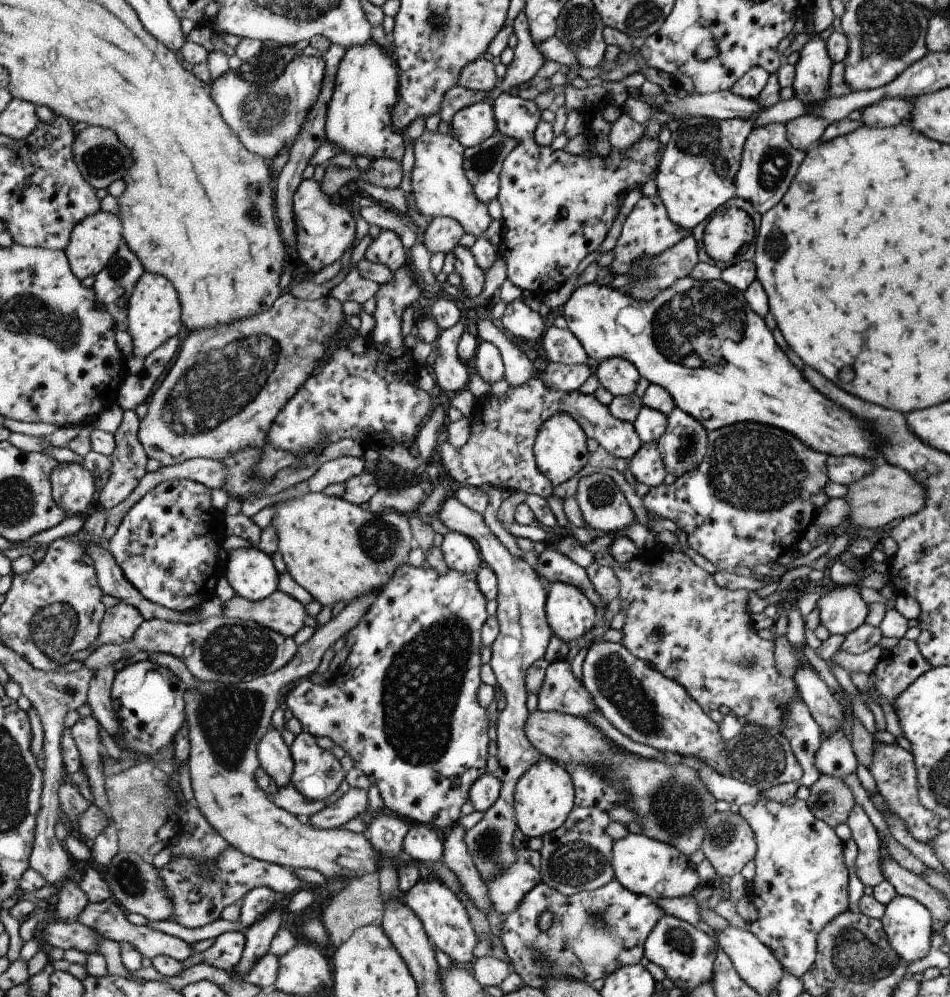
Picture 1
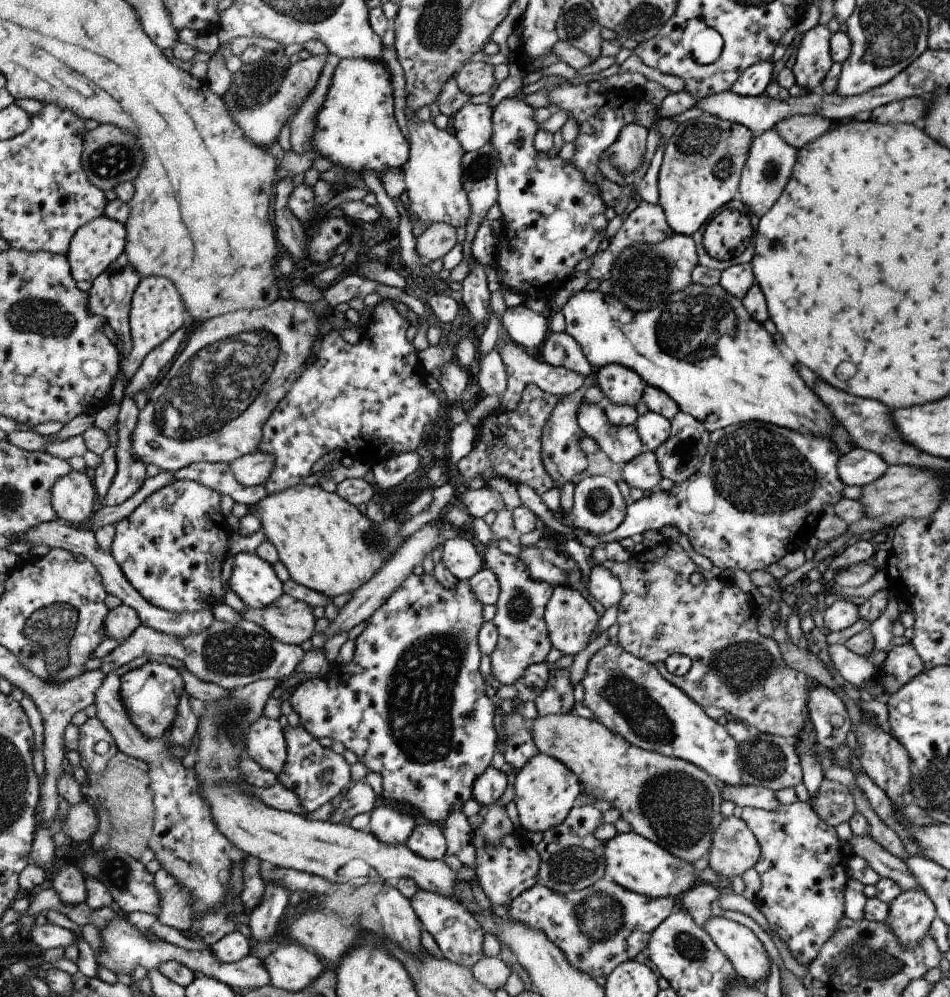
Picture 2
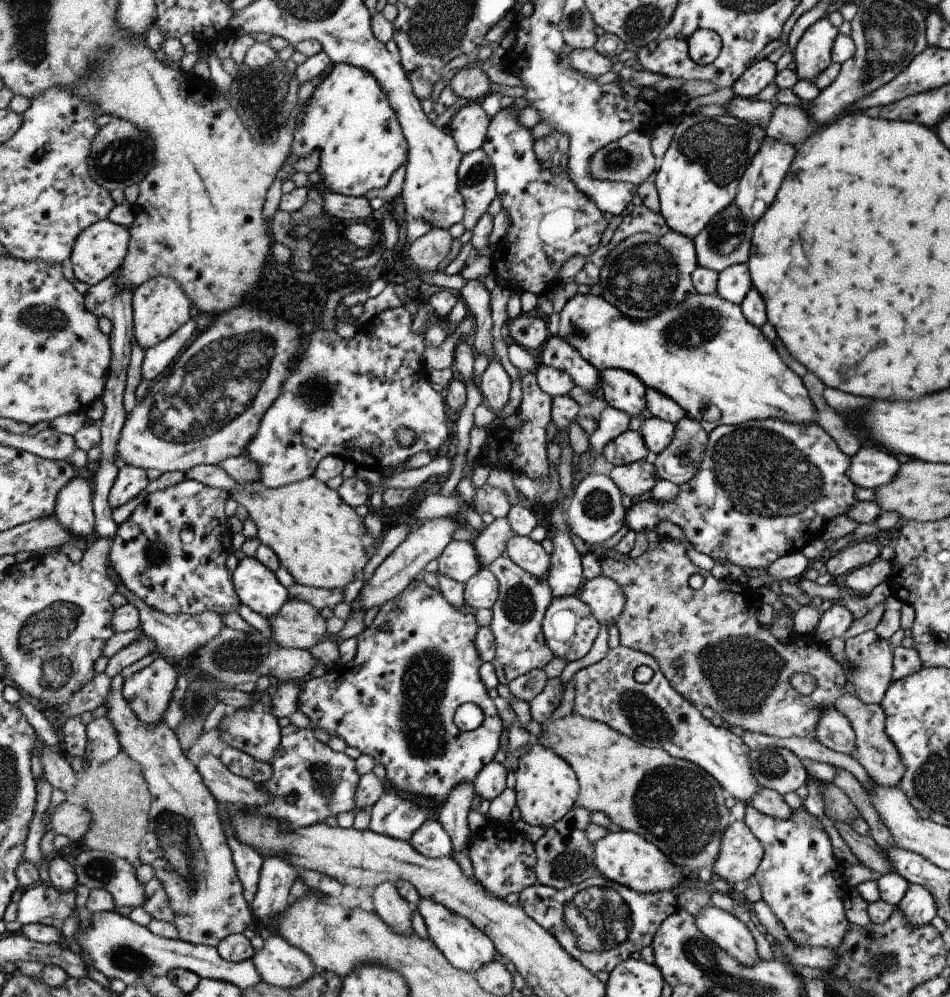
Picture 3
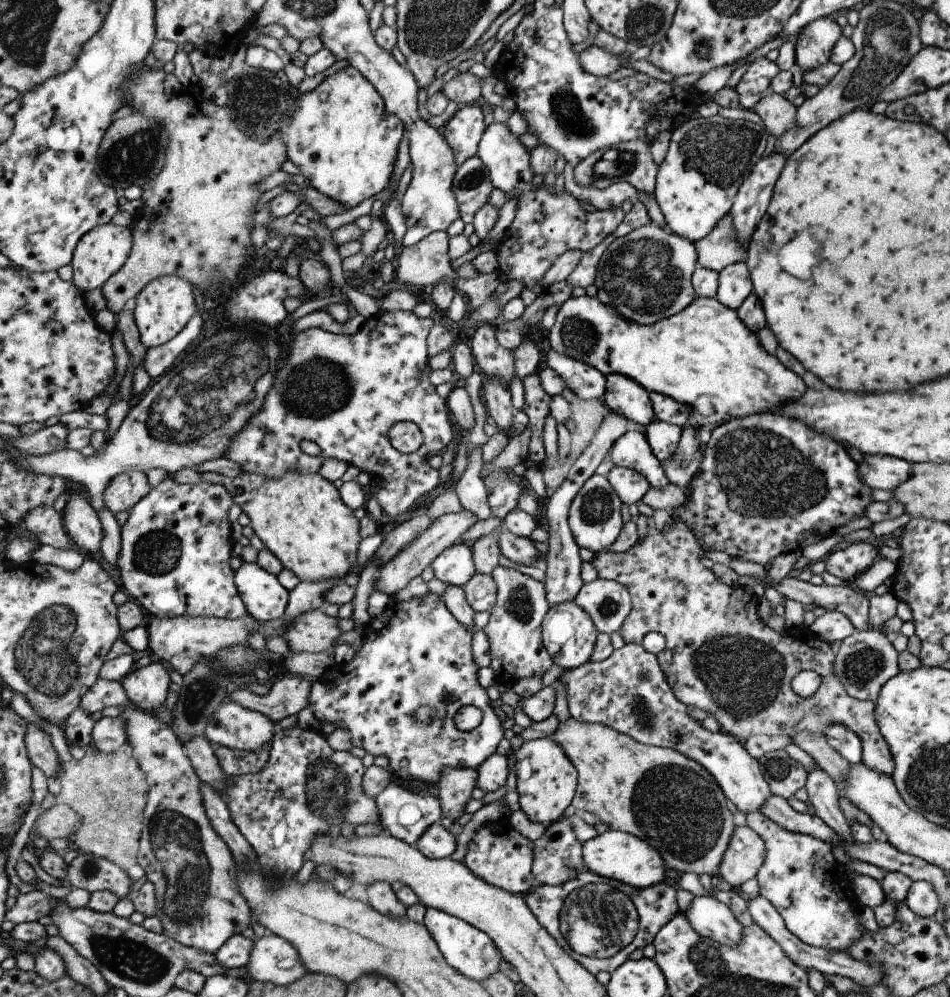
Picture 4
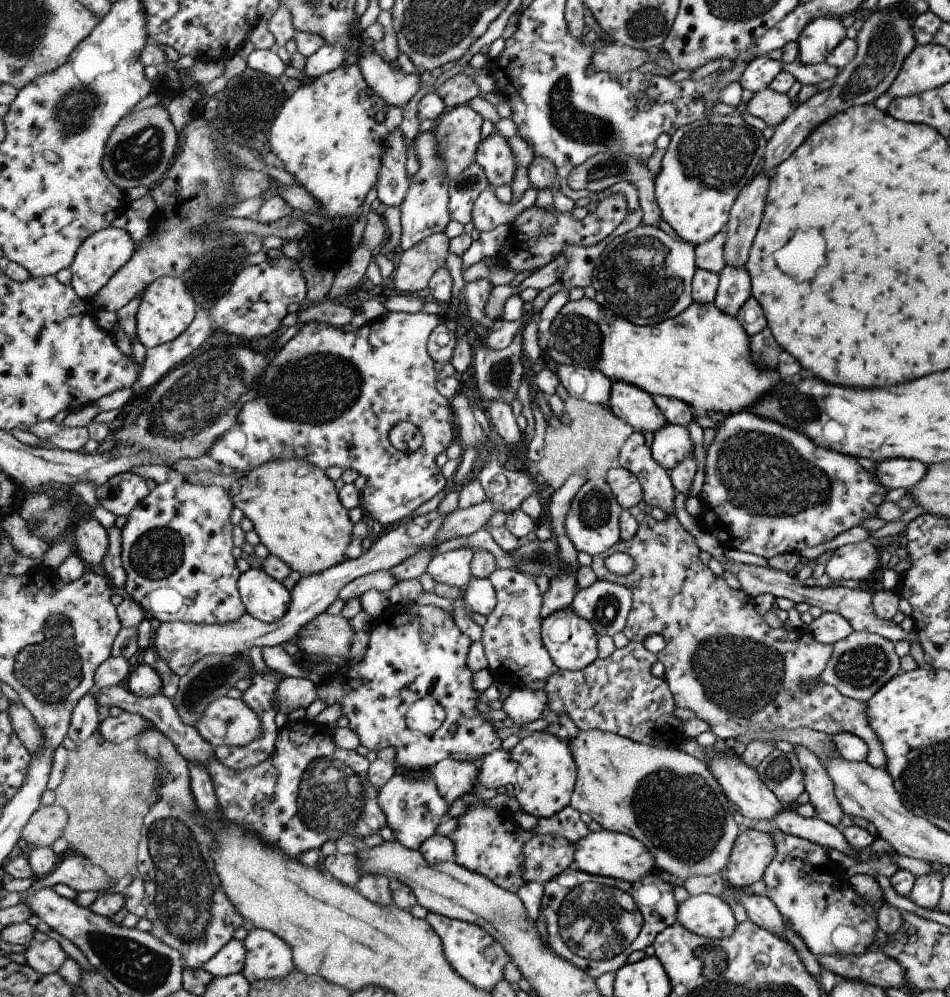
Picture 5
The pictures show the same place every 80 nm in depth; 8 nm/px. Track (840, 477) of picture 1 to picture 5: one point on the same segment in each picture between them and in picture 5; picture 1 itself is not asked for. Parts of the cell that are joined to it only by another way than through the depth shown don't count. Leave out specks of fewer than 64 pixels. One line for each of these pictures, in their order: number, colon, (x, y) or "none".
2: (857, 467)
3: (868, 468)
4: (881, 472)
5: (896, 473)

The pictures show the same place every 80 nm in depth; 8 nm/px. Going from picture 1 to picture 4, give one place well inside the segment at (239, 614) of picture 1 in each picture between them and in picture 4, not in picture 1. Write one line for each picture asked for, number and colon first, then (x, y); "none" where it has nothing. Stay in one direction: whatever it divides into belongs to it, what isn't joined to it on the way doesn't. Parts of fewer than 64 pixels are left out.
2: (291, 620)
3: (300, 625)
4: (315, 632)

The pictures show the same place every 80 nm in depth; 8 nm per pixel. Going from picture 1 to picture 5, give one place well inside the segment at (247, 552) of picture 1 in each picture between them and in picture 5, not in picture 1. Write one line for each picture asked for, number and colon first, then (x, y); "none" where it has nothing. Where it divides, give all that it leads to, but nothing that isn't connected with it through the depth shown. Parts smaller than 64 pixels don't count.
2: (254, 579)
3: (259, 589)
4: (267, 599)
5: (266, 599)

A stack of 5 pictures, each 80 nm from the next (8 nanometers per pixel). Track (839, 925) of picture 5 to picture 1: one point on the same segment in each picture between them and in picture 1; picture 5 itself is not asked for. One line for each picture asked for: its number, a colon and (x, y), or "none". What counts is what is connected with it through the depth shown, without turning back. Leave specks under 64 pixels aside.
1: (799, 883)
2: (801, 868)
3: (800, 880)
4: (797, 876)

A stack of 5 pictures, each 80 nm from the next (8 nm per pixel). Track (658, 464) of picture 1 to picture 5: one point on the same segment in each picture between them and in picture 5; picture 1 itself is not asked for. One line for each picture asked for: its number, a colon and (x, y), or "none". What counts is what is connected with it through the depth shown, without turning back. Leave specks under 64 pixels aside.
2: (642, 472)
3: (634, 479)
4: (629, 486)
5: (623, 485)

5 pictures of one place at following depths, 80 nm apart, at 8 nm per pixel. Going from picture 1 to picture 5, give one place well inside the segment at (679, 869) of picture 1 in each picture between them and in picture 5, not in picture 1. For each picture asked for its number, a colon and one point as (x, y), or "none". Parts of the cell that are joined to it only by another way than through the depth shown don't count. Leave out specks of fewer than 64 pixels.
2: (633, 862)
3: (624, 858)
4: (616, 855)
5: (604, 853)

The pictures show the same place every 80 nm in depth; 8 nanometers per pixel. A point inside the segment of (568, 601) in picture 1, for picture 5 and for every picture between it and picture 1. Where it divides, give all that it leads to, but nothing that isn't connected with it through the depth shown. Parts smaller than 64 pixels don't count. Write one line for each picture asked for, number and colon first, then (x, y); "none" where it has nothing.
2: (569, 618)
3: (570, 629)
4: (569, 635)
5: (570, 642)

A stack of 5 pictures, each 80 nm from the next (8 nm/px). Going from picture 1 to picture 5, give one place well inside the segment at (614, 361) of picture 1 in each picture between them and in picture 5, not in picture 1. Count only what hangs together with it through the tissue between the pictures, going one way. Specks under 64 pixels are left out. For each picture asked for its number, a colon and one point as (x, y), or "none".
2: (619, 384)
3: (620, 390)
4: (623, 396)
5: (633, 406)

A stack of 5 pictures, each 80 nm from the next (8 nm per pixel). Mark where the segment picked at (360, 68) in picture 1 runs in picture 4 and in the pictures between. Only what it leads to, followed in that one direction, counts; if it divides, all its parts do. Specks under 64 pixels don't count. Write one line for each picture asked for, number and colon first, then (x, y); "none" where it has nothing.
2: (357, 128)
3: (351, 125)
4: (340, 135)

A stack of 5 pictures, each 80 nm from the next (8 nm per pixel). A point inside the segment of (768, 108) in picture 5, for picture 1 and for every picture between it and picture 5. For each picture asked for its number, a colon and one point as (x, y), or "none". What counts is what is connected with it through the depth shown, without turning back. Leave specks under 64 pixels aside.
1: (805, 131)
2: (798, 130)
3: (788, 124)
4: (777, 113)

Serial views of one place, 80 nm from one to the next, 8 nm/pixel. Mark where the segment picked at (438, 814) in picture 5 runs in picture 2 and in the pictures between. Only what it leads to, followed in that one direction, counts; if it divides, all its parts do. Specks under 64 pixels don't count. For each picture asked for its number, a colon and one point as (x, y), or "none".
2: (393, 826)
3: (393, 816)
4: (407, 815)

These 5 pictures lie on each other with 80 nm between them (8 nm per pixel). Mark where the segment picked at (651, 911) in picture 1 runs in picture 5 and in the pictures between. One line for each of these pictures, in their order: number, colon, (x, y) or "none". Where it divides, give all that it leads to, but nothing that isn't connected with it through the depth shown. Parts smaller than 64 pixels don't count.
2: (598, 927)
3: (599, 923)
4: (599, 921)
5: (595, 922)

